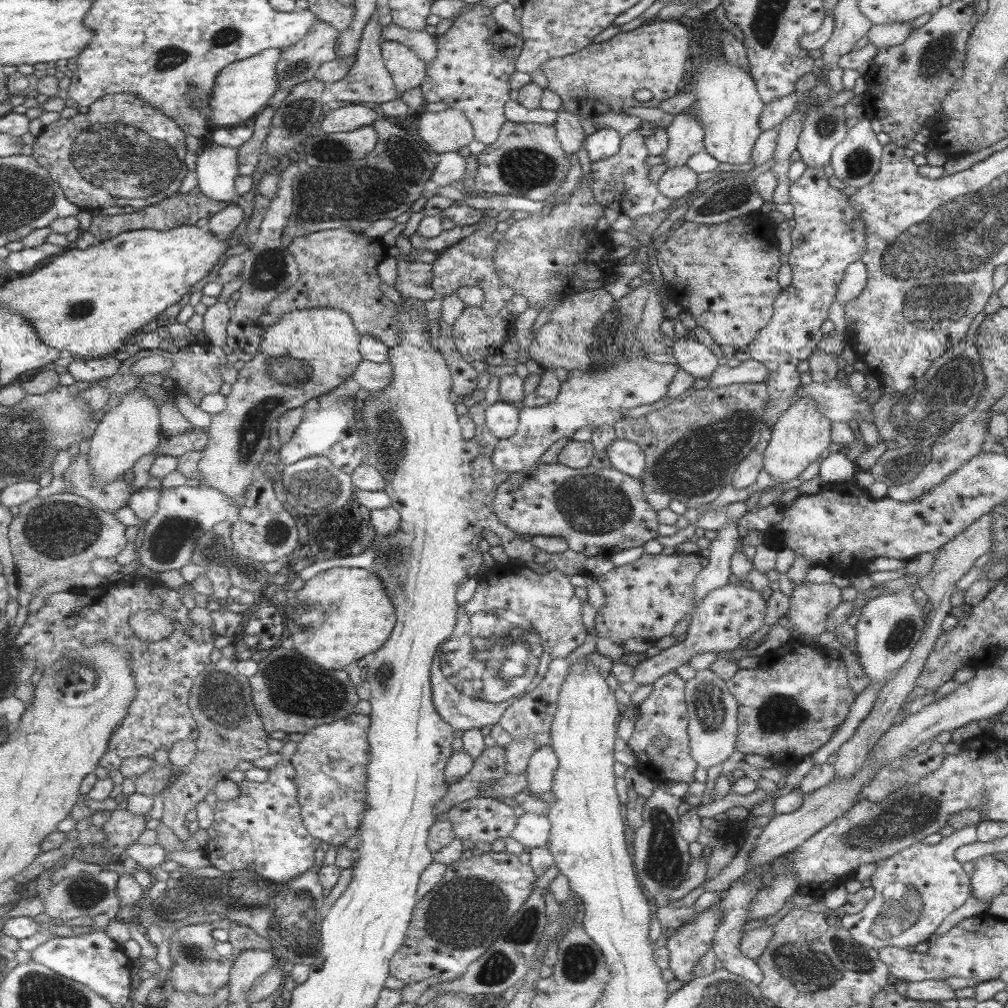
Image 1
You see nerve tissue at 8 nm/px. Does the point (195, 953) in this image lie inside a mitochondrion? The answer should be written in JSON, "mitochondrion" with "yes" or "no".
{"mitochondrion":"yes"}

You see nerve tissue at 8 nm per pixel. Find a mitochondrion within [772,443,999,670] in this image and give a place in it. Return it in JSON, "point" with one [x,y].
{"point":[904,631]}

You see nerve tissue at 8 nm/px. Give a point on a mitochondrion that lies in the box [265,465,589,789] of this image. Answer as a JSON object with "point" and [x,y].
{"point":[493,659]}

